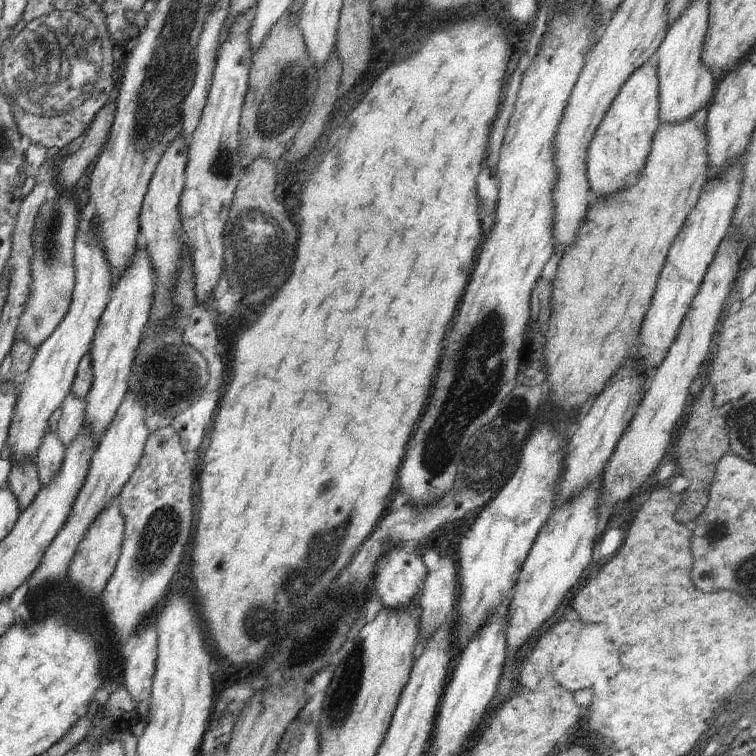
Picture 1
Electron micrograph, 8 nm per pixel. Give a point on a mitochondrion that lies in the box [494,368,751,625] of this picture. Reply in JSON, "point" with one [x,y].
{"point":[716,532]}

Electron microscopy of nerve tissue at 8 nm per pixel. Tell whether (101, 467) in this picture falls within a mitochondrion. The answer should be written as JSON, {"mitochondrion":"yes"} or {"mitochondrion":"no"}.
{"mitochondrion":"no"}

